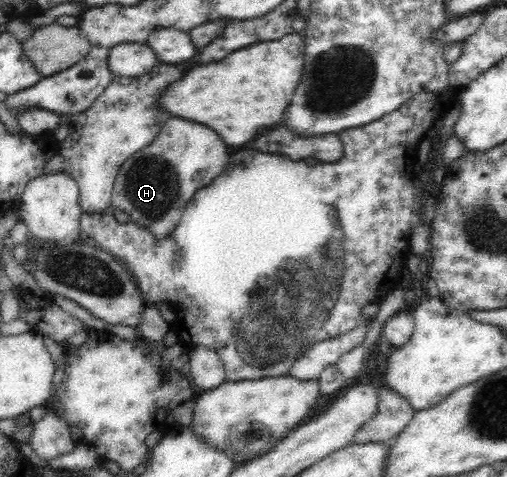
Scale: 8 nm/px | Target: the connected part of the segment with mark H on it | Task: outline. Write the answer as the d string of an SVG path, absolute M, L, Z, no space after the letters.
M171 116L148 146L121 164L114 181L110 210L123 210L130 222L149 230L156 238L166 238L180 222L196 190L222 174L228 158L228 146L212 129Z

